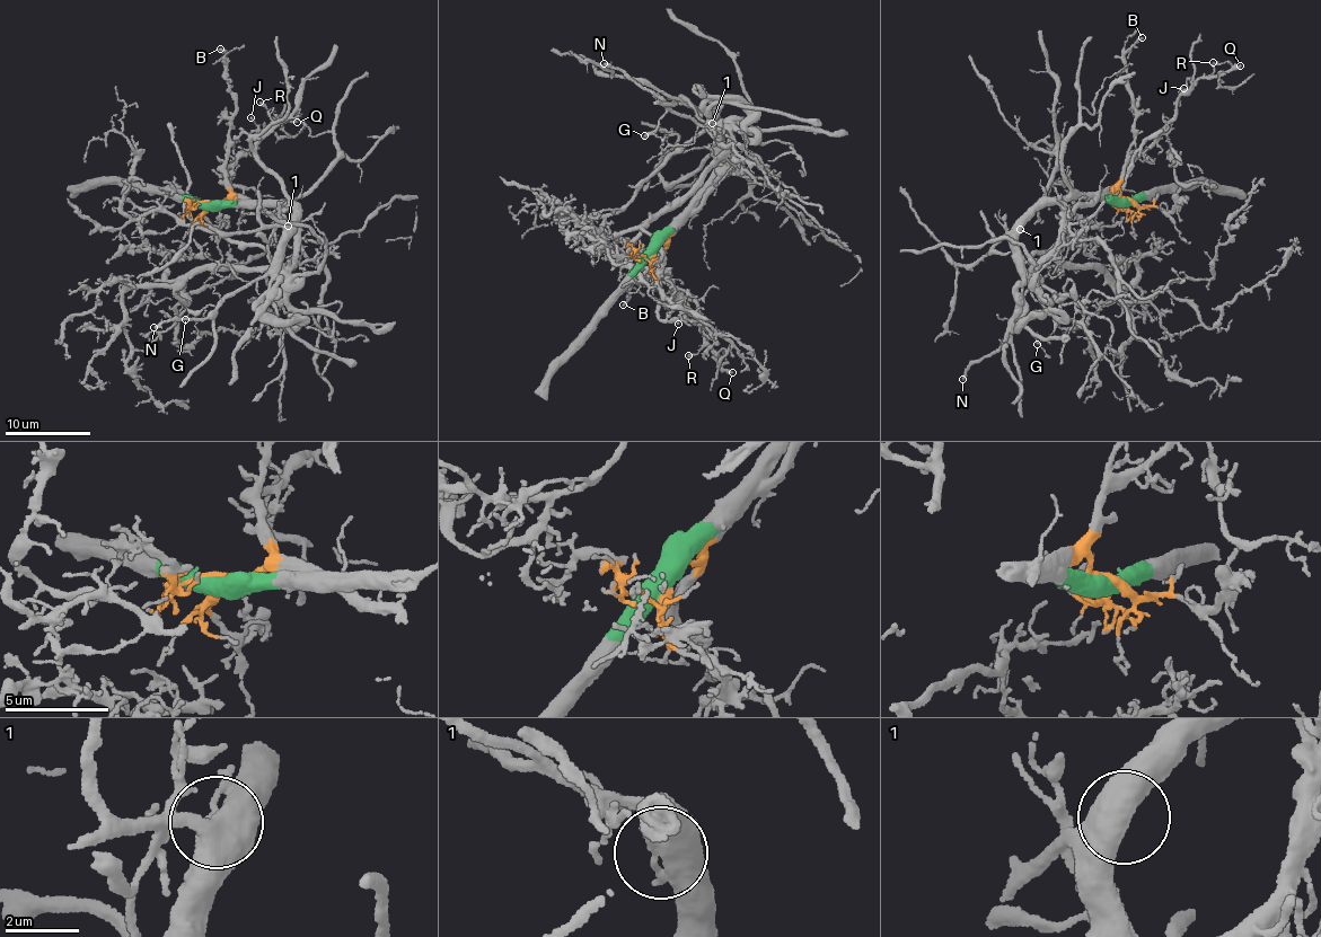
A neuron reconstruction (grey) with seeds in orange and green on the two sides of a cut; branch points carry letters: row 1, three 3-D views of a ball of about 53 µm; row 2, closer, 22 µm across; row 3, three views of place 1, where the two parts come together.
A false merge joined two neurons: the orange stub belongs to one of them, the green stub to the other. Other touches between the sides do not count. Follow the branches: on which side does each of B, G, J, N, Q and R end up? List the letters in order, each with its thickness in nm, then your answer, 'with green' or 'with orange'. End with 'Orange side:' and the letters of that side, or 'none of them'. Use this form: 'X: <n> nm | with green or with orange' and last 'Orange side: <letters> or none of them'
B: 190 nm | with orange
G: 70 nm | with green
J: 130 nm | with orange
N: 280 nm | with green
Q: 220 nm | with orange
R: 190 nm | with orange
Orange side: B, J, Q, R

